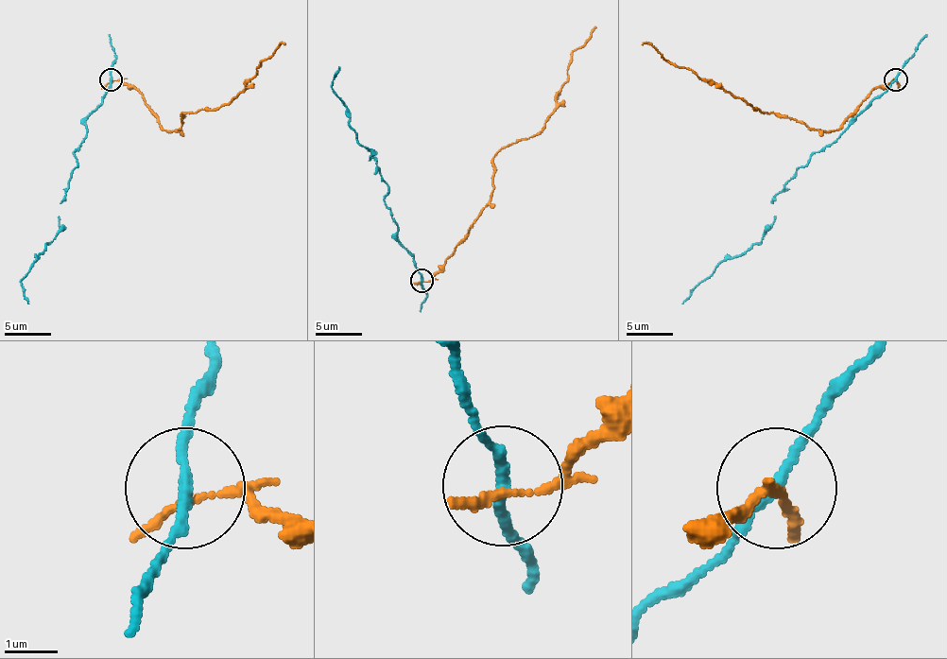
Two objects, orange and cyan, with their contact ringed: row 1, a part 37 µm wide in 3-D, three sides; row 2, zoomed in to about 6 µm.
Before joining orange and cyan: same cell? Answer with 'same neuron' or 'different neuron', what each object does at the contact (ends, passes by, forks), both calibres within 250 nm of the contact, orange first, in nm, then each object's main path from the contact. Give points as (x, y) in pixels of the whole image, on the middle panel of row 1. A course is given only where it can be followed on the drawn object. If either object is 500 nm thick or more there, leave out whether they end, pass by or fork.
different neuron; orange passes by; cyan passes by; calibres 130 and 190 nm; course orange (421, 282), (451, 256), (488, 201), (495, 155), (541, 130), (566, 78), (571, 53), (592, 35), (594, 26); course cyan (421, 280), (414, 259), (396, 240), (398, 224), (377, 162), (334, 93), (340, 67)

